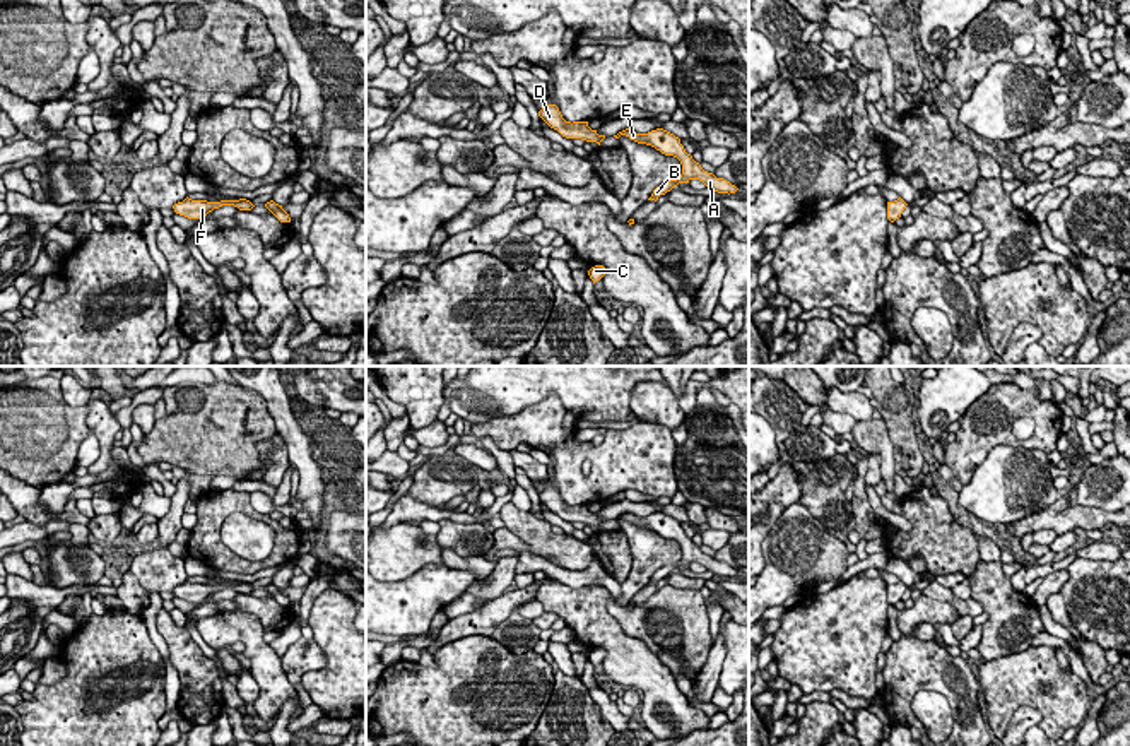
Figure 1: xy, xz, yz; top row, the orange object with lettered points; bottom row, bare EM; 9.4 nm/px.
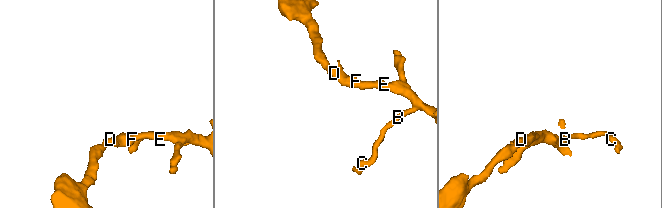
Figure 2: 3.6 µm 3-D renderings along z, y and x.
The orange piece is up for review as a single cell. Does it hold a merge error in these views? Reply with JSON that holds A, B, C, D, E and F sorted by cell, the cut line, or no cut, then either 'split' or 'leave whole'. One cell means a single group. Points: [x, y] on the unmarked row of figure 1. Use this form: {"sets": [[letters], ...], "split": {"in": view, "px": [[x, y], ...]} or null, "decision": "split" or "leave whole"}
{"sets": [["A", "B", "C", "D", "E", "F"]], "split": null, "decision": "leave whole"}

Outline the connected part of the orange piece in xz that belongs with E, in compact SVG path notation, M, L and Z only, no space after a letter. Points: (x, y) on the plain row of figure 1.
M626 512L614 520L619 522L621 518L626 518L638 527L651 529L665 539L674 539L682 548L682 558L677 563L670 563L656 570L648 583L656 585L660 578L665 578L679 566L689 566L691 563L699 563L708 571L713 571L718 577L730 578L739 573L730 565L716 561L713 556L704 554L701 548L696 546L692 539L686 536L684 529L680 527L680 522L663 512L656 512L648 517L636 517L634 513Z

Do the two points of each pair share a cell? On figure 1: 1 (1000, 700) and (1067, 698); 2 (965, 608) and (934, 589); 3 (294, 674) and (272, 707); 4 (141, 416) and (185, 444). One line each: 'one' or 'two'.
1: one
2: one
3: two
4: two

